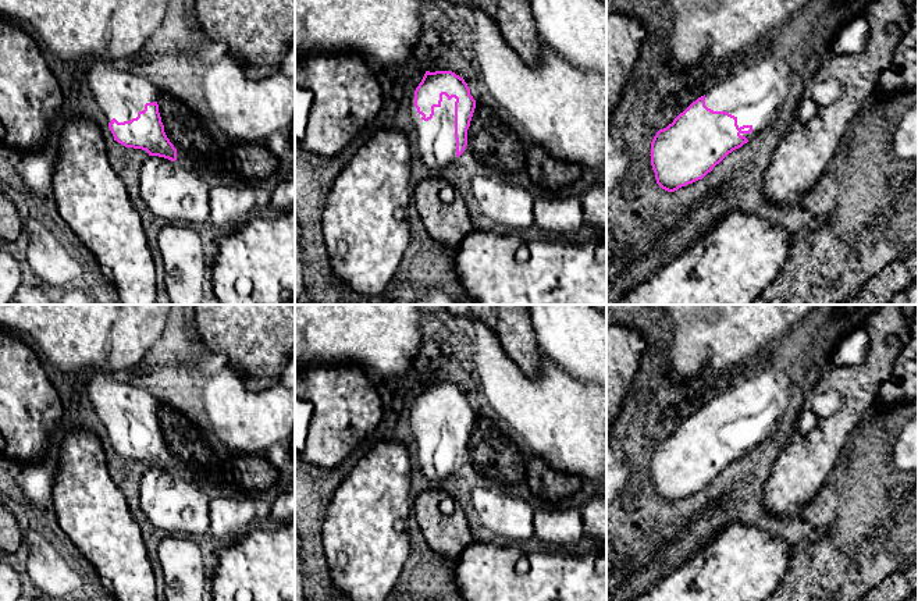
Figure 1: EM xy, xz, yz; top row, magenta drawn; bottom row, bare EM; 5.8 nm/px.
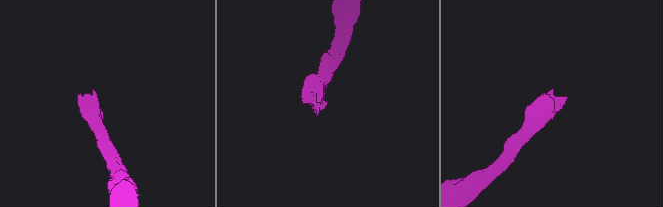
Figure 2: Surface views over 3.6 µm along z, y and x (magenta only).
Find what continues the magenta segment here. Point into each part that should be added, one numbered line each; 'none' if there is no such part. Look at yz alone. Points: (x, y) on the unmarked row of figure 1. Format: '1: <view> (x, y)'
1: yz (755, 406)

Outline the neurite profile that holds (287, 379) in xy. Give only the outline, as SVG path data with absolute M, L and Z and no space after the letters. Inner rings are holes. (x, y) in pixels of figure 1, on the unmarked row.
M295 353L284 367L284 371L281 373L280 383L284 387L295 390Z

